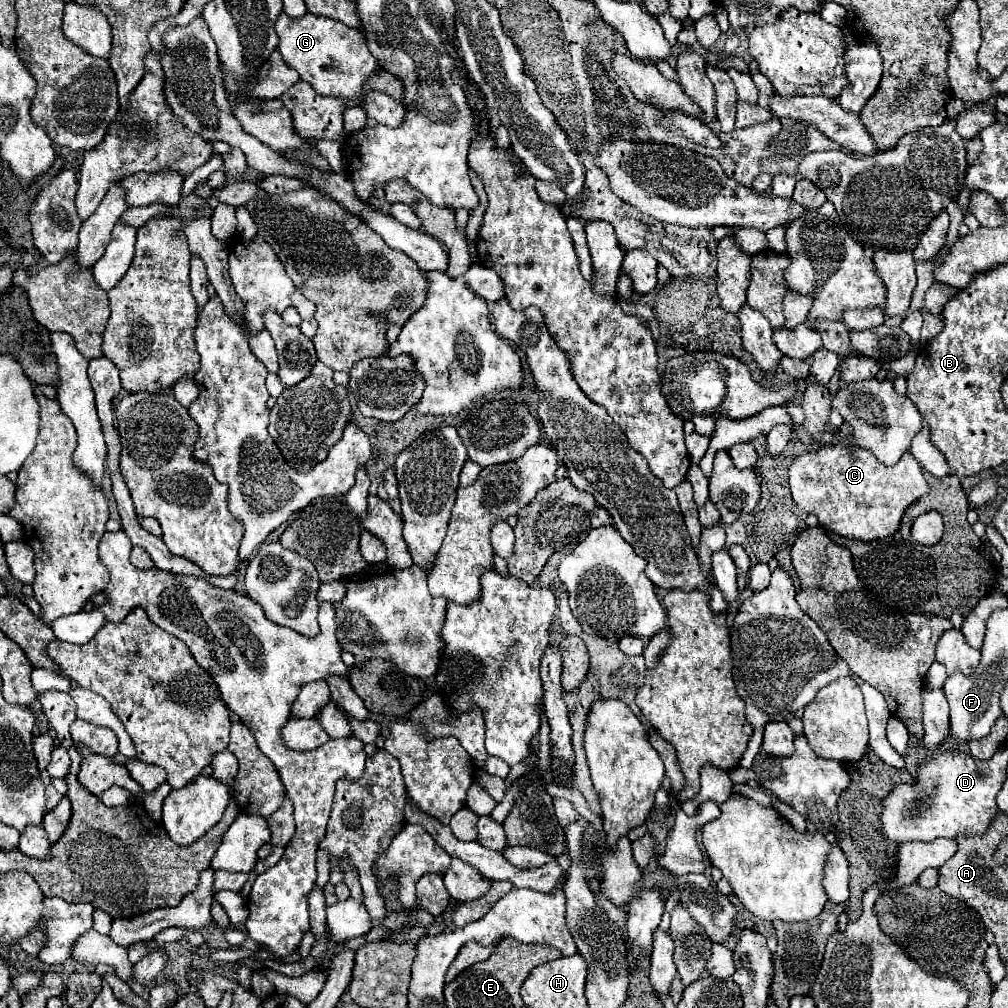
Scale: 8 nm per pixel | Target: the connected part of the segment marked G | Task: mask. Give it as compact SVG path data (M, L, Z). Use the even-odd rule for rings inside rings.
M285 13L275 23L279 35L279 51L289 67L293 67L303 81L307 81L319 95L349 97L359 95L363 83L377 71L377 59L369 53L365 35L359 29L345 27L329 17L301 17L293 19Z

